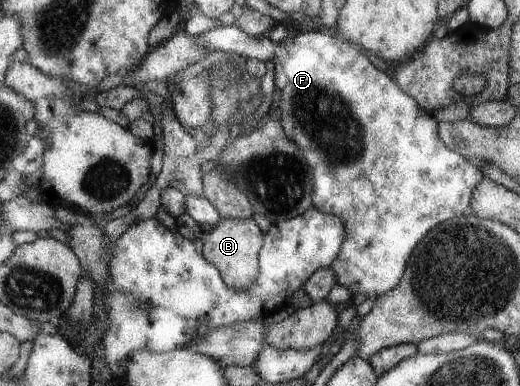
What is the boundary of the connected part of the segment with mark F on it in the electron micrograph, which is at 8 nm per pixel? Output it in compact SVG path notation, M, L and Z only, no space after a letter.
M220 24L216 28L209 28L201 34L192 36L193 43L203 51L210 52L225 52L235 55L240 55L244 59L254 58L261 62L271 60L275 69L275 88L281 92L281 105L279 106L279 120L284 131L284 136L291 140L301 152L301 157L305 160L308 168L311 170L312 206L318 210L323 210L325 213L336 215L344 224L345 237L341 244L341 249L337 252L337 257L329 266L333 272L333 277L336 282L347 288L349 293L354 296L357 293L364 294L369 299L385 295L389 290L392 290L403 276L405 264L409 254L413 248L429 233L433 226L444 222L445 220L462 216L466 213L469 207L472 191L475 186L482 180L480 168L473 162L461 157L457 152L448 150L437 135L438 123L425 110L422 110L407 94L404 94L396 83L385 72L380 72L369 62L369 60L360 52L359 48L349 44L341 38L329 35L326 30L312 30L297 34L291 43L273 44L265 36L258 38L246 36L241 30L238 30L234 25L223 27Z

